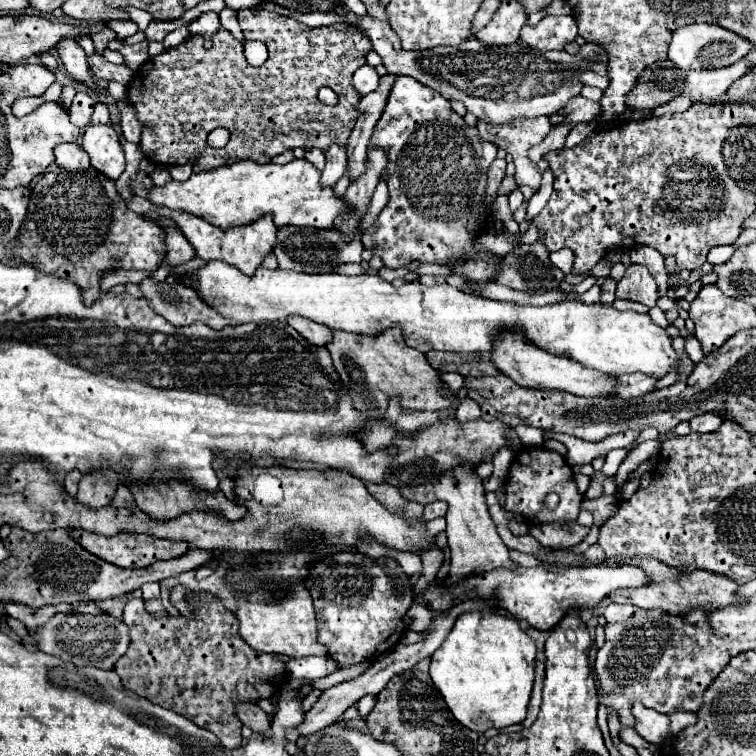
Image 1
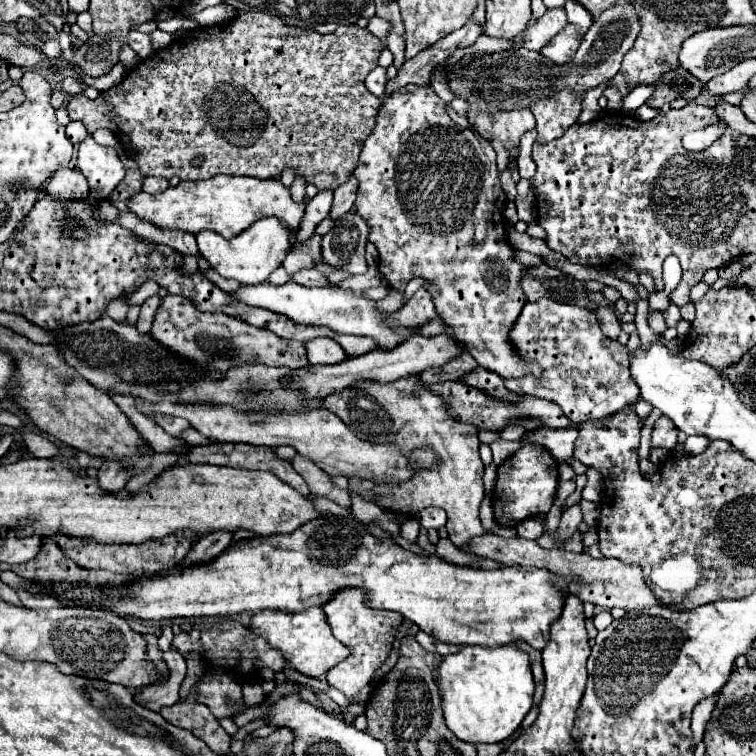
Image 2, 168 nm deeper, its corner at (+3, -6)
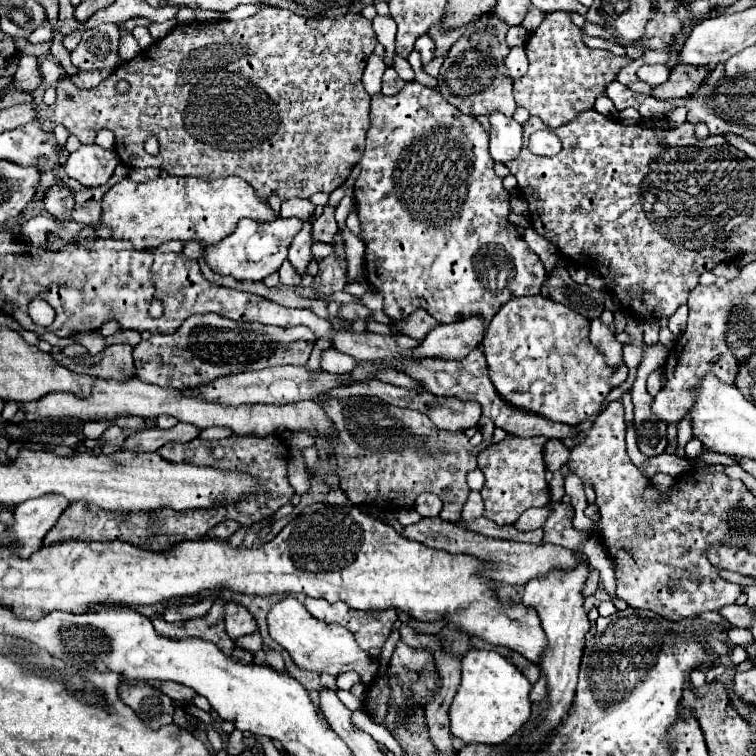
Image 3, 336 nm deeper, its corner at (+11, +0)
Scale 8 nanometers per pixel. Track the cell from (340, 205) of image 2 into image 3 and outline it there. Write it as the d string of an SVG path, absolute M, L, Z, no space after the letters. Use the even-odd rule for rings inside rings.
M325 205L323 215L313 221L313 239L323 241L323 243L331 243L335 231L338 231L337 221L335 221L335 207Z

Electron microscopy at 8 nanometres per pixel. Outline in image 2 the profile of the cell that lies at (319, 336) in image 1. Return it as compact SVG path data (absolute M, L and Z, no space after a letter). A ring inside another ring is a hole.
M317 337L307 343L307 357L311 365L337 365L347 359L341 345L329 337Z

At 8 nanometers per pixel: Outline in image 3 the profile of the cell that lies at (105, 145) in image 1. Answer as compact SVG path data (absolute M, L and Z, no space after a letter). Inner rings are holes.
M81 145L65 163L65 175L77 179L85 187L105 185L117 167L117 153L99 145Z

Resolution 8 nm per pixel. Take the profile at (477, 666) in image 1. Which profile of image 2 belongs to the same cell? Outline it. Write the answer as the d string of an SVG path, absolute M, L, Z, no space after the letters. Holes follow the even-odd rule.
M513 645L495 649L461 647L459 653L447 655L437 671L447 727L465 743L501 743L509 739L533 705L535 683L529 659Z

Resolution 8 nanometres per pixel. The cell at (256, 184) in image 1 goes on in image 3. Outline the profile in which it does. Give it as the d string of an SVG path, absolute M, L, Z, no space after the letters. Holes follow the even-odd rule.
M129 177L113 185L103 201L101 223L113 229L113 237L129 239L133 247L147 249L165 241L205 241L219 243L233 233L239 219L249 217L255 221L273 221L279 215L267 201L259 199L255 189L241 177L159 177L147 183L135 183Z

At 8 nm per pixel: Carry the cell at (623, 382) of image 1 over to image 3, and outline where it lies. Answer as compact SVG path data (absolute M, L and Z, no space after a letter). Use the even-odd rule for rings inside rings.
M543 295L515 297L505 303L505 307L501 307L491 319L483 339L483 353L489 367L489 377L505 401L559 423L577 425L587 417L597 415L611 391L609 379L615 371L607 365L605 355L589 341L589 319Z

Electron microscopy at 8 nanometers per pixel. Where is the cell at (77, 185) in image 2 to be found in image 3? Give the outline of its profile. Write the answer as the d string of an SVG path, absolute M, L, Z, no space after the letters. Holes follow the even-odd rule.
M55 179L55 183L45 193L45 209L55 215L59 221L71 219L71 209L75 207L73 191L65 185L65 179Z

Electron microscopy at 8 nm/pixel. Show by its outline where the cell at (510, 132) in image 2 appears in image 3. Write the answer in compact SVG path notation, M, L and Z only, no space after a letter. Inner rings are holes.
M489 15L487 25L481 25L481 19L479 19L479 25L469 27L465 31L465 35L449 49L447 59L441 65L437 81L439 81L439 89L441 89L443 99L449 101L451 105L455 105L461 113L465 113L465 115L491 115L493 111L499 111L509 117L515 113L517 103L511 93L513 83L511 83L511 79L505 79L505 67L503 67L503 57L509 53L509 47L505 43L507 29L509 27L505 23L501 23L501 19L497 19L495 15Z

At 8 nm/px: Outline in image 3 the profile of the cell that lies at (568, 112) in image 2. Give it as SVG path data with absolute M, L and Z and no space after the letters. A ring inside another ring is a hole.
M565 11L547 15L529 35L525 51L529 57L529 71L513 83L515 101L519 107L525 107L529 115L539 117L553 129L573 119L573 115L593 109L595 99L605 93L607 83L611 83L617 71L631 61L627 57L617 57L611 51L589 49L581 39L581 29L571 21L571 13Z

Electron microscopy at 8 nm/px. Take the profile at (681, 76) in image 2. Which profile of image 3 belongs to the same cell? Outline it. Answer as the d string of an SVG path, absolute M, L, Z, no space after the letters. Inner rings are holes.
M679 63L671 75L669 81L665 81L663 85L653 87L653 97L657 99L665 99L665 97L687 97L691 93L697 91L697 87L707 79L709 75L709 67L689 67Z

